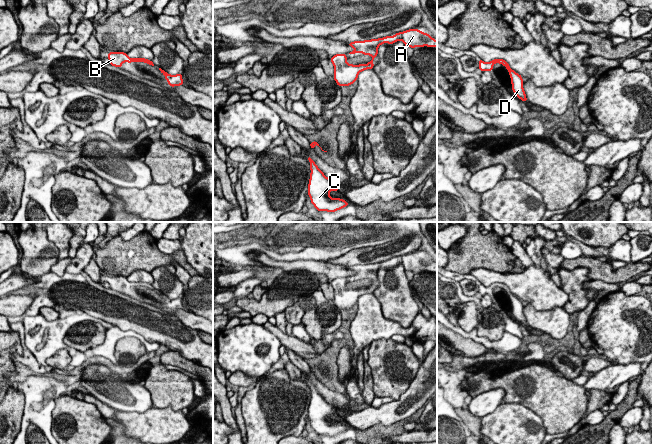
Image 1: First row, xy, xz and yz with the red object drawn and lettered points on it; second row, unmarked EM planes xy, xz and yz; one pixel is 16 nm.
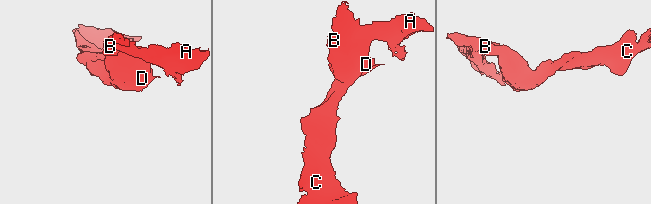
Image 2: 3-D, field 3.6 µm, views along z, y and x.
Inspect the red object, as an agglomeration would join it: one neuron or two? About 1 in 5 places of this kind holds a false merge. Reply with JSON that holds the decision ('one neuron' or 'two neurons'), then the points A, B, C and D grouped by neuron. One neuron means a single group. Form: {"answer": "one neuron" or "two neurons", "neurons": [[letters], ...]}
{"answer": "one neuron", "neurons": [["A", "B", "C", "D"]]}

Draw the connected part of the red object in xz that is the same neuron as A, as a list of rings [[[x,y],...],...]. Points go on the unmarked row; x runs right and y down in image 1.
[[[409,253],[400,257],[395,257],[394,260],[386,260],[379,263],[371,263],[365,265],[354,265],[348,267],[348,270],[353,271],[355,274],[349,278],[363,277],[364,279],[371,279],[372,284],[363,289],[348,288],[347,278],[336,278],[330,284],[334,289],[334,304],[340,311],[342,309],[349,310],[357,305],[358,298],[367,293],[373,293],[373,284],[378,278],[378,271],[386,265],[387,268],[393,268],[402,264],[405,271],[437,271],[437,265],[432,262],[428,257],[421,256],[419,253]]]

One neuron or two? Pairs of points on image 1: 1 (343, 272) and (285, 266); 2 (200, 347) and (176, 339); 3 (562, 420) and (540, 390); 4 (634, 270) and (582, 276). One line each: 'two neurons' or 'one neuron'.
1: one neuron
2: one neuron
3: one neuron
4: two neurons

